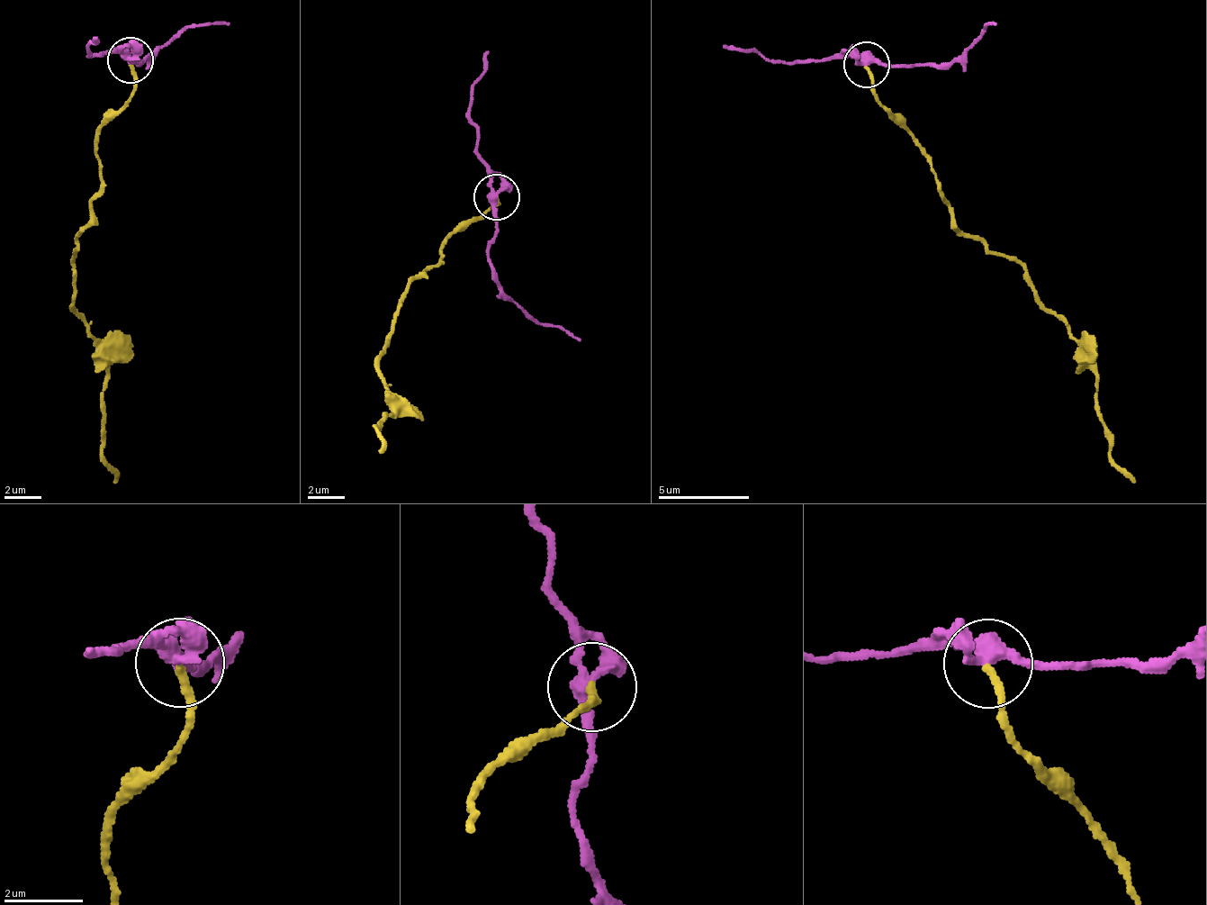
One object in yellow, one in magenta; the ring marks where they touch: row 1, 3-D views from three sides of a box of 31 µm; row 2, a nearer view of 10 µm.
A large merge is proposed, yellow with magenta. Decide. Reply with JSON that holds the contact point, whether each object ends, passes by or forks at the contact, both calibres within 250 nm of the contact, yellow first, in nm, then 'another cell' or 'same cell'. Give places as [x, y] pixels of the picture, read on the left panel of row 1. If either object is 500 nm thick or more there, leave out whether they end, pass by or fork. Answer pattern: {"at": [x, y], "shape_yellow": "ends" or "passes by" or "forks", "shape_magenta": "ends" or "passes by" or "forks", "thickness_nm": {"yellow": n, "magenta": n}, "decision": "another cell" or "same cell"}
{"at": [130, 60], "shape_yellow": "ends", "shape_magenta": "passes by", "thickness_nm": {"yellow": 200, "magenta": 380}, "decision": "another cell"}

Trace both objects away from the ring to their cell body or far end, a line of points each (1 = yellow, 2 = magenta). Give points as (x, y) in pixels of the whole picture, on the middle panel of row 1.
1: (498, 196), (445, 240), (409, 285), (382, 348), (379, 375), (392, 414), (382, 413), (375, 427), (382, 454)
2: (498, 196), (493, 278), (544, 325), (580, 339)

